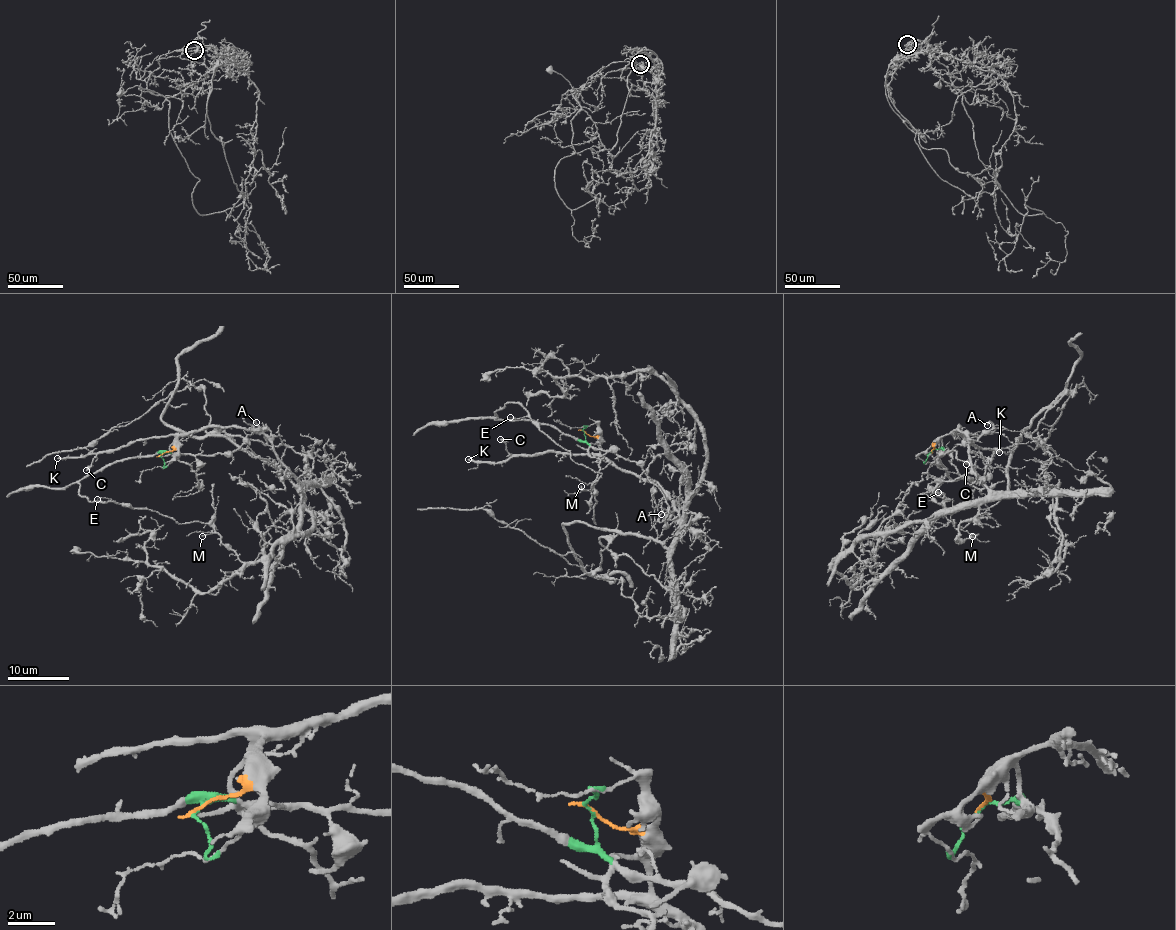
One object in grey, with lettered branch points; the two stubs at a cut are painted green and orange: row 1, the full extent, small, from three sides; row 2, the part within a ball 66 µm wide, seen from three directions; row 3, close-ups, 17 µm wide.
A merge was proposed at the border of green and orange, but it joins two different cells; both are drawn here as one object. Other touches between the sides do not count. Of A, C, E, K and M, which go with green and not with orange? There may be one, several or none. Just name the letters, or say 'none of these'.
E, M

